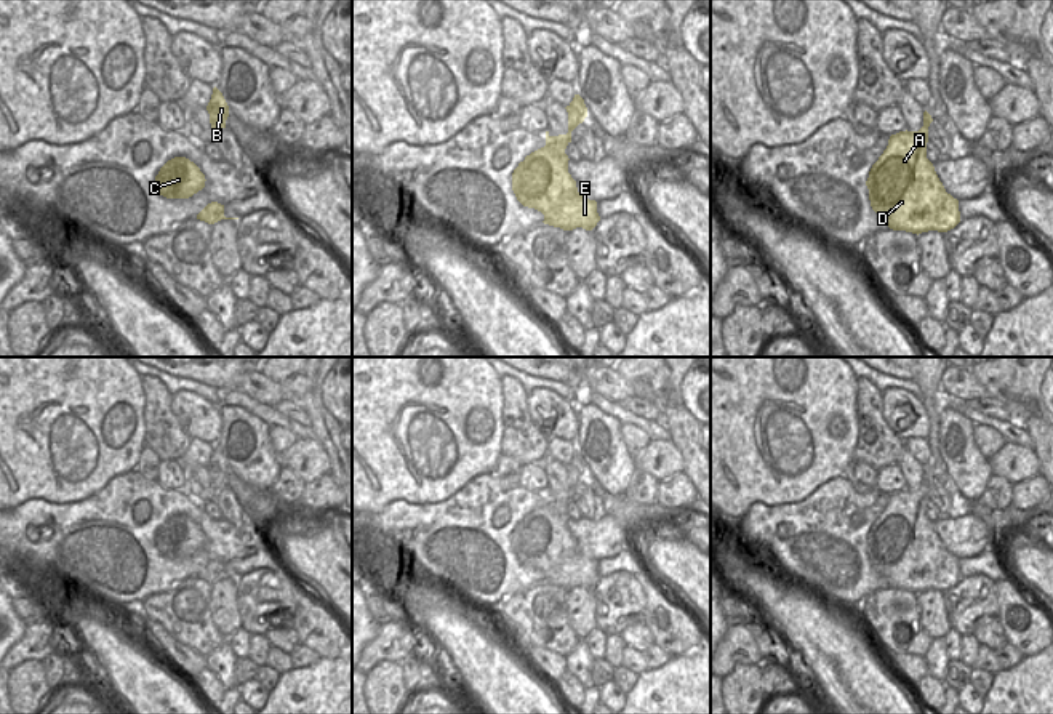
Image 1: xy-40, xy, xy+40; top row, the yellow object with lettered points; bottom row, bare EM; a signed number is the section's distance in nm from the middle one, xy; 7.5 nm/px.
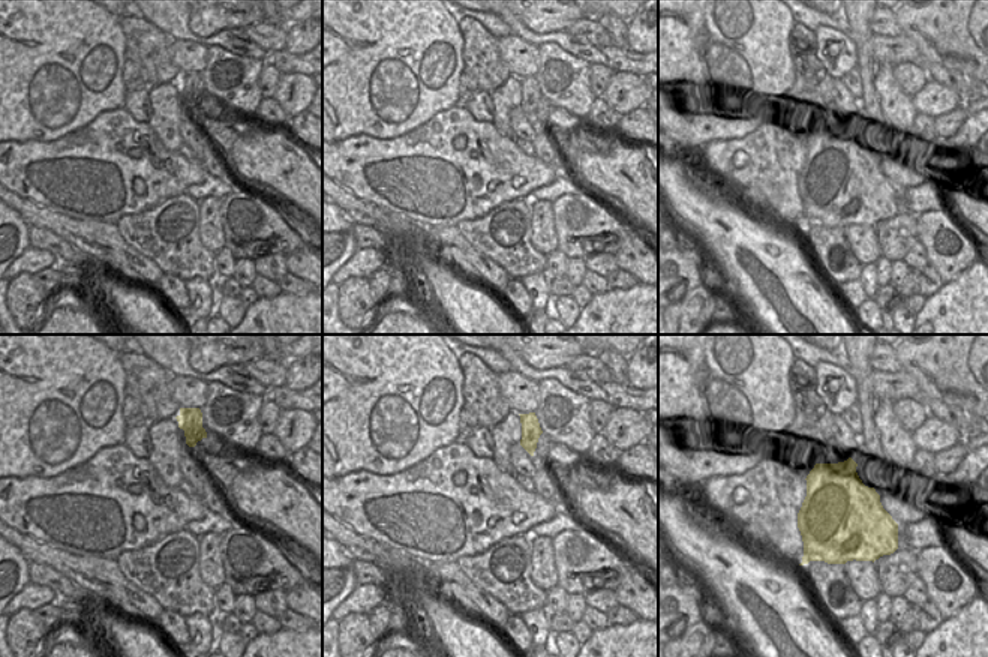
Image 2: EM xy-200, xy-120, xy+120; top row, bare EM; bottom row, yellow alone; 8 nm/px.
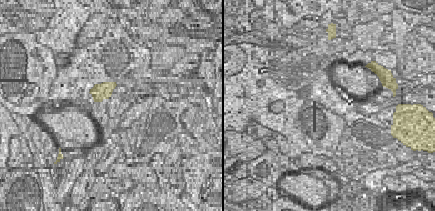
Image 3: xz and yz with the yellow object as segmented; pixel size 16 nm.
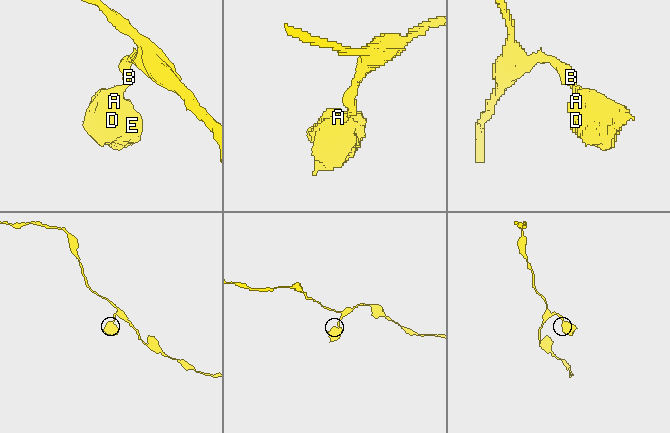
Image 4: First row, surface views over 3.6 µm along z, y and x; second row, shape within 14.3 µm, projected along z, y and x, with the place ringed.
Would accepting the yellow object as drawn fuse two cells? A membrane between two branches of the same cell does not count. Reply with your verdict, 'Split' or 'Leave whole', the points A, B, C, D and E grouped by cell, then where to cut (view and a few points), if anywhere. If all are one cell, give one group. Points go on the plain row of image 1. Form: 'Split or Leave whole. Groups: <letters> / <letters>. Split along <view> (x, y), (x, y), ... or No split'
Leave whole. Groups: A B C D E. No split

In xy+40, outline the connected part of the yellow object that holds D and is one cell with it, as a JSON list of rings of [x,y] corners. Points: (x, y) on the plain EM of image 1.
[[[923,471],[919,490],[891,493],[872,523],[866,544],[872,568],[893,589],[947,591],[960,581],[959,559],[946,551],[927,517],[931,474]]]

